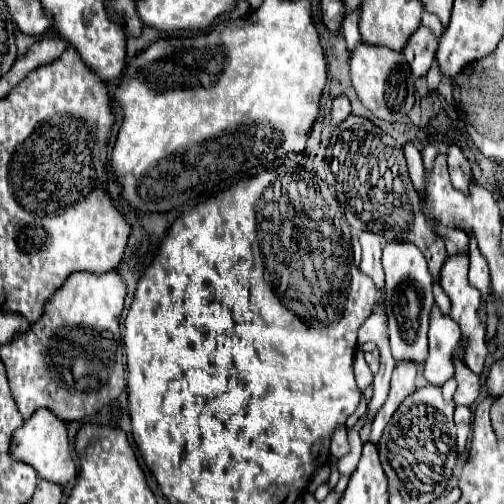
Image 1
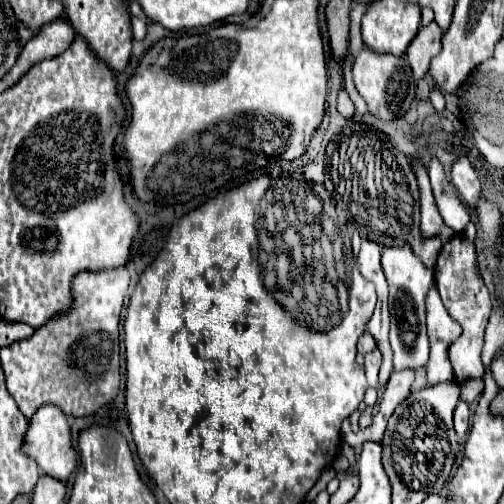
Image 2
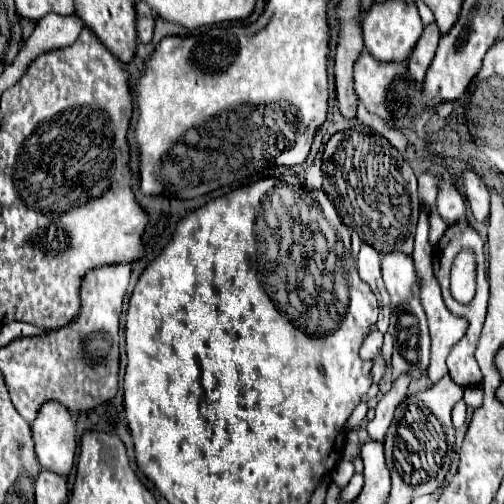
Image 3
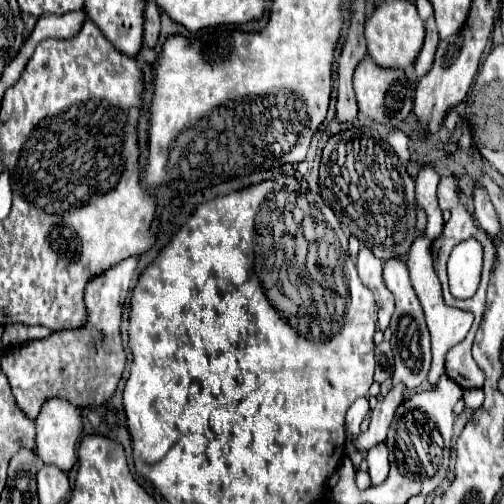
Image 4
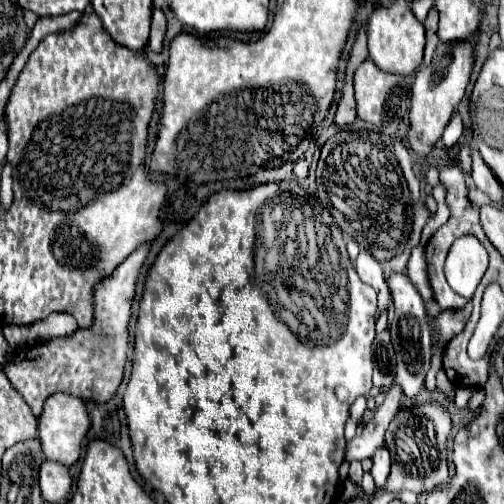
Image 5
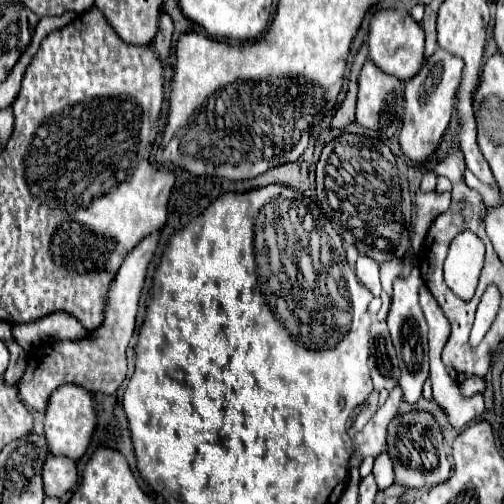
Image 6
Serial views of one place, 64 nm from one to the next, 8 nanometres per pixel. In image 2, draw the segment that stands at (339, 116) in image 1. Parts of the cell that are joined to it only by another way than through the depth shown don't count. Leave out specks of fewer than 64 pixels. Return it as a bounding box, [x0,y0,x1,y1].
[338,90,354,118]

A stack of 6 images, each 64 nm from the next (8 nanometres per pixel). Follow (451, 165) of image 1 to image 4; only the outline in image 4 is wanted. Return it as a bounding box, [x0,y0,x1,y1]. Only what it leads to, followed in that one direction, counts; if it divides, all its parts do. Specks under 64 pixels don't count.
[474,184,500,238]

